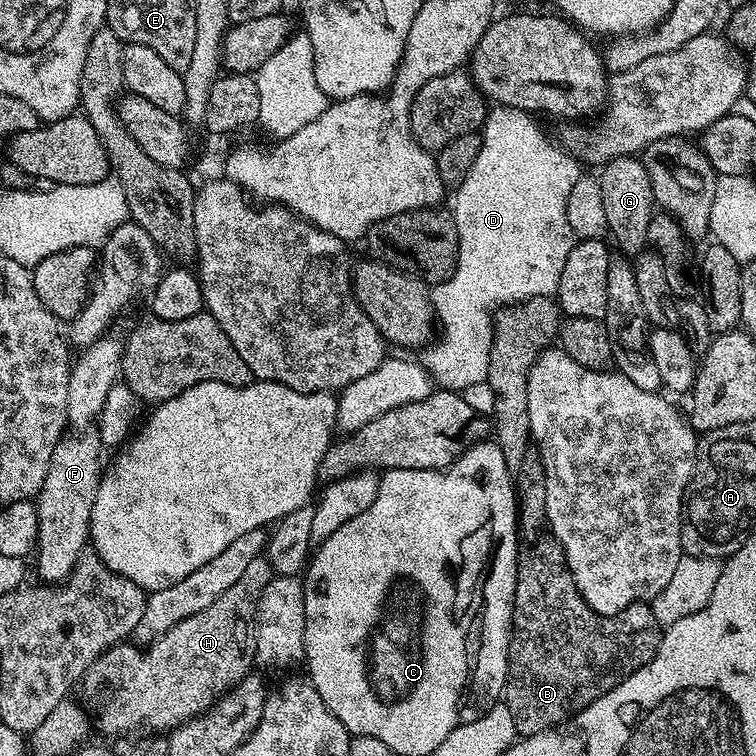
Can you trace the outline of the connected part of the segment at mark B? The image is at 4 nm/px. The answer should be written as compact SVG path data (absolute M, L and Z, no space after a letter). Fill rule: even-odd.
M554 538L544 539L535 541L532 565L525 572L523 569L518 580L512 635L508 642L508 674L502 697L510 714L514 714L517 733L524 738L572 719L577 712L617 688L623 680L630 678L630 674L653 660L662 635L662 625L654 618L652 605L648 602L631 604L613 616L598 614L582 598L564 560L562 546Z

